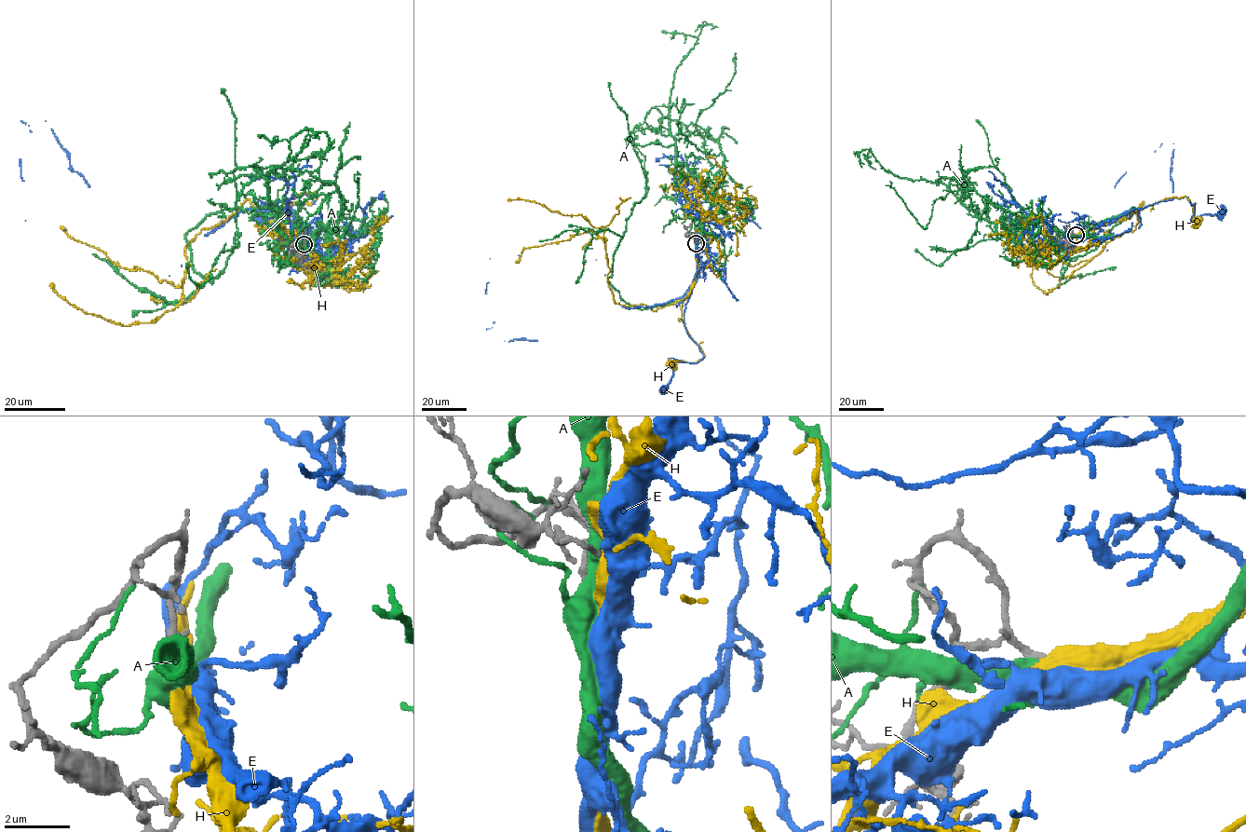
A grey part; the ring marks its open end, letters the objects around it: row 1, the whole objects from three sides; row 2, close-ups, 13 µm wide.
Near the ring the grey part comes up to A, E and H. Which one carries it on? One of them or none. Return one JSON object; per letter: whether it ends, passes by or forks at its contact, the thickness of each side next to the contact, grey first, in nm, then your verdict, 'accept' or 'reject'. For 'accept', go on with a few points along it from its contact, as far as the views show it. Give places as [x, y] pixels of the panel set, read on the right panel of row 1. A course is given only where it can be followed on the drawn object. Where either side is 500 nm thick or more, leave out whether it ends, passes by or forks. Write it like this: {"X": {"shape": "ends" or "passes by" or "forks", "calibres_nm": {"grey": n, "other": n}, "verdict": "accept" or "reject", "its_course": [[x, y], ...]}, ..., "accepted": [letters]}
{"A": {"calibres_nm": {"grey": 240, "other": 750}, "verdict": "reject"}, "E": {"calibres_nm": {"grey": 200, "other": 650}, "verdict": "accept", "its_course": [[1076, 235], [1085, 235], [1131, 210], [1176, 197], [1186, 197], [1195, 203], [1190, 221], [1201, 214], [1223, 212]]}, "H": {"shape": "passes by", "calibres_nm": {"grey": 220, "other": 400}, "verdict": "reject"}, "accepted": ["E"]}

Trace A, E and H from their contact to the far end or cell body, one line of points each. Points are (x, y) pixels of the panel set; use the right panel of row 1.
A: (1074, 234), (1141, 208), (1094, 250), (1074, 258), (1041, 258), (1026, 225), (954, 252), (938, 265), (914, 250)
E: (1076, 235), (1085, 235), (1131, 210), (1176, 197), (1186, 197), (1195, 203), (1190, 221), (1201, 214), (1223, 212)
H: (1075, 235), (1112, 223), (1157, 202), (1185, 196), (1192, 205), (1195, 203), (1196, 222)

